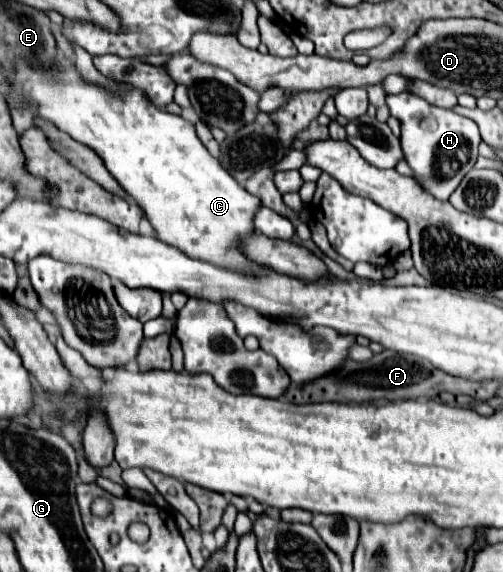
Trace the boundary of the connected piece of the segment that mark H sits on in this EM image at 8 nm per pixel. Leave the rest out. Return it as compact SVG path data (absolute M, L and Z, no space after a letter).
M411 92L387 96L387 106L391 116L401 122L401 146L407 164L415 170L415 180L435 198L449 198L477 160L477 146L481 142L477 124L453 110L431 106Z

